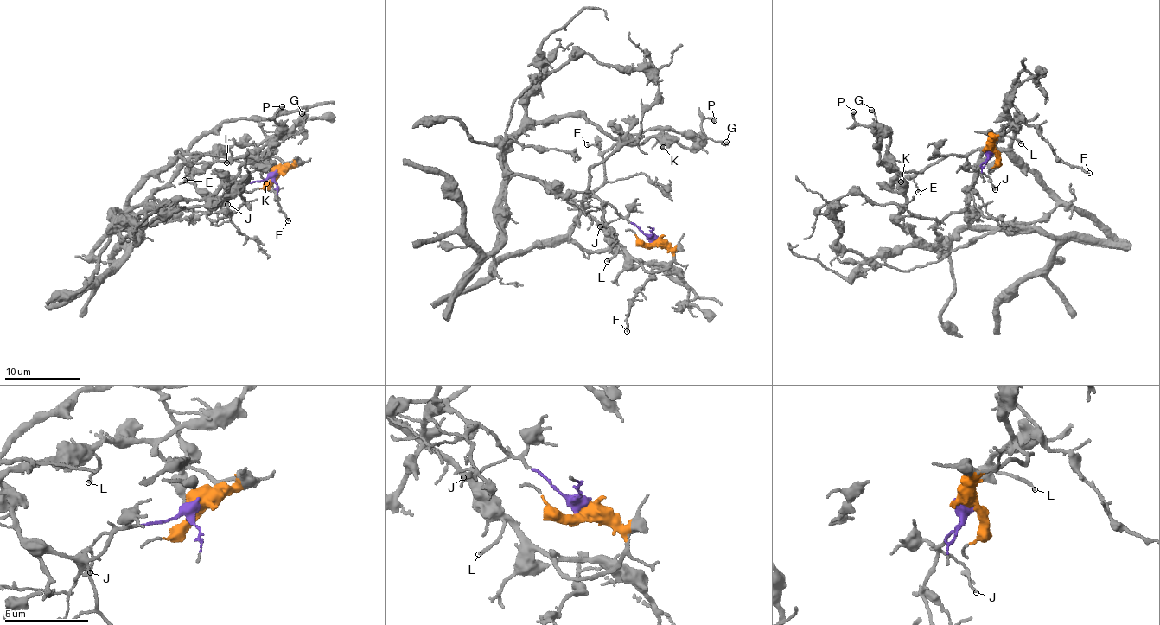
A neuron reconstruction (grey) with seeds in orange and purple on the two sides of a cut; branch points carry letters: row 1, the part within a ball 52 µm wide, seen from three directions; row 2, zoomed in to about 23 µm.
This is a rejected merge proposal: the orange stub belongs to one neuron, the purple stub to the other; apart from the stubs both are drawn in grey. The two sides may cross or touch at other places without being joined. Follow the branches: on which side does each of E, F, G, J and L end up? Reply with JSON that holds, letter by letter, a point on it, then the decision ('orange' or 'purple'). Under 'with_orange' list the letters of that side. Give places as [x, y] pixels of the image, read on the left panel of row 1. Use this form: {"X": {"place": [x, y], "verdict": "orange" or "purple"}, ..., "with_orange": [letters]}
{"E": {"place": [184, 180], "verdict": "purple"}, "F": {"place": [288, 220], "verdict": "purple"}, "G": {"place": [302, 113], "verdict": "purple"}, "J": {"place": [227, 204], "verdict": "purple"}, "L": {"place": [226, 162], "verdict": "orange"}, "with_orange": ["L"]}

